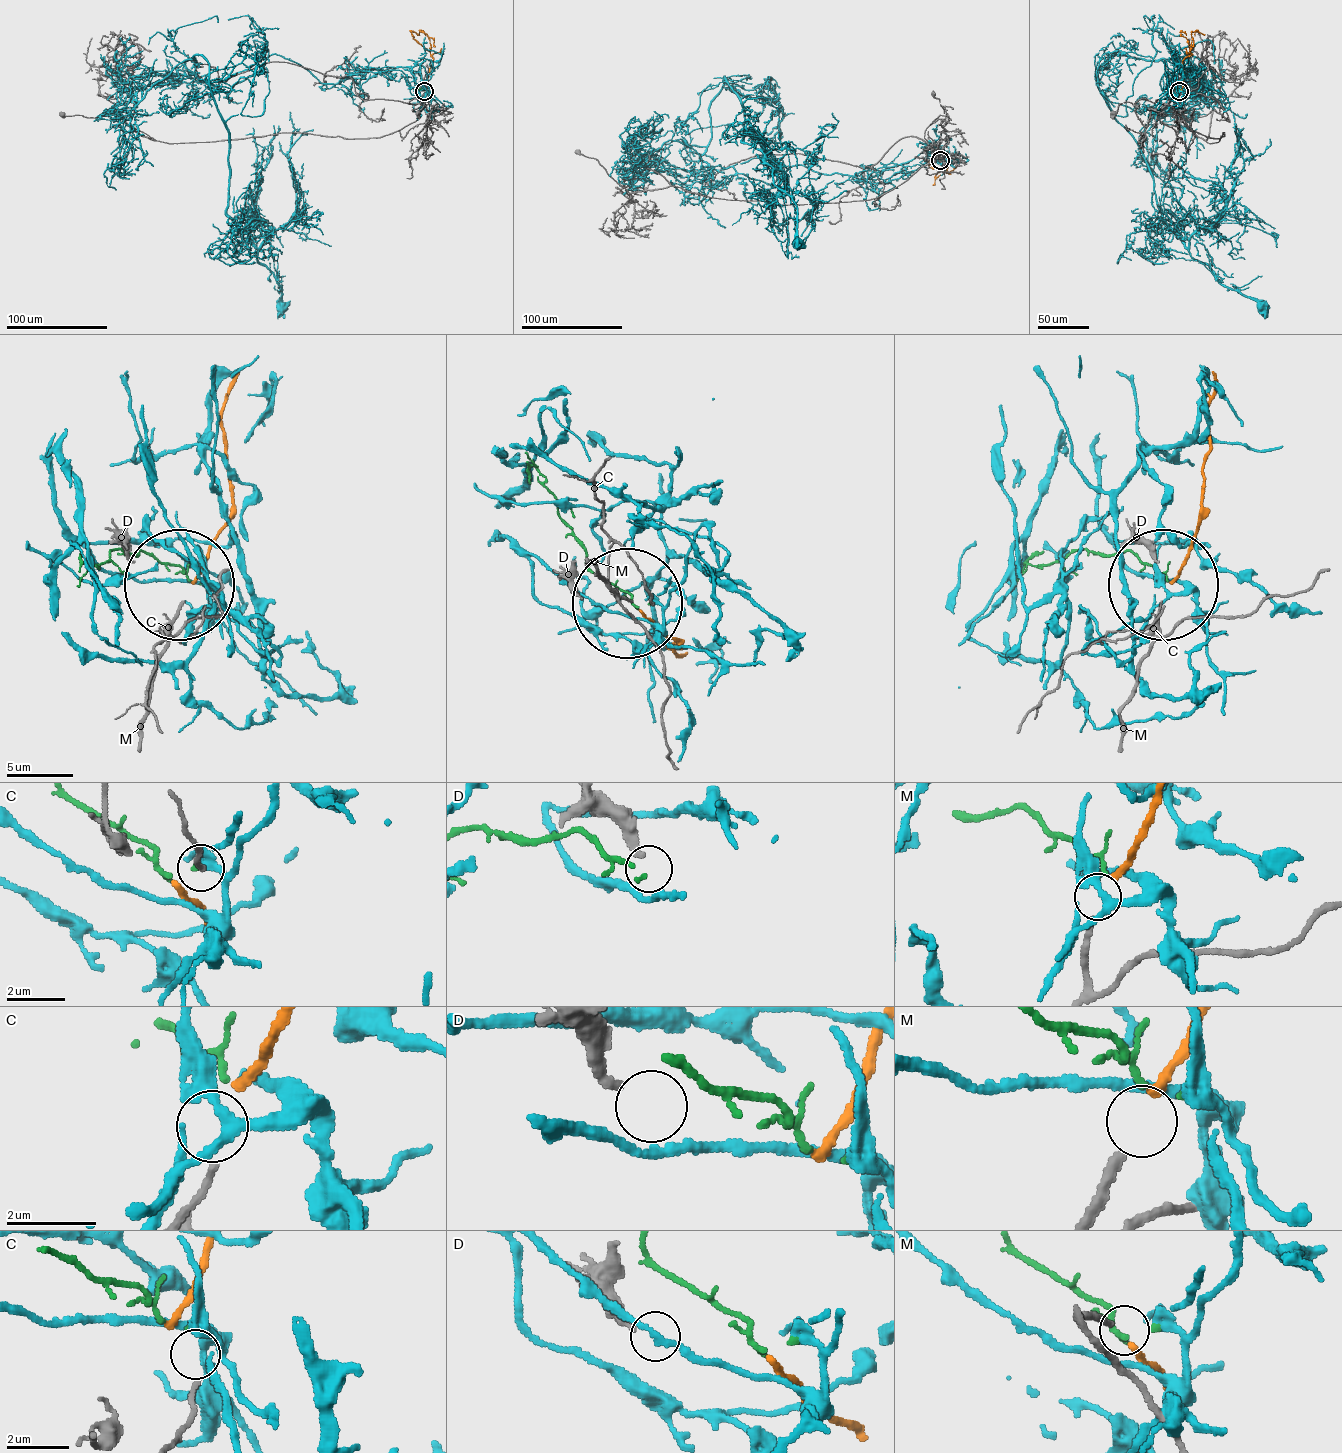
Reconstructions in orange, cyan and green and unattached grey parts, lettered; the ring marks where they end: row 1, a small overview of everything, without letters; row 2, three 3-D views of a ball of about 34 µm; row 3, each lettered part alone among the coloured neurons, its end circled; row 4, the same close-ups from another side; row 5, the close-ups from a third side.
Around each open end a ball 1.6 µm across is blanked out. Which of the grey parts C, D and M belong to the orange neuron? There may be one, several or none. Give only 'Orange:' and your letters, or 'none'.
Orange: M

